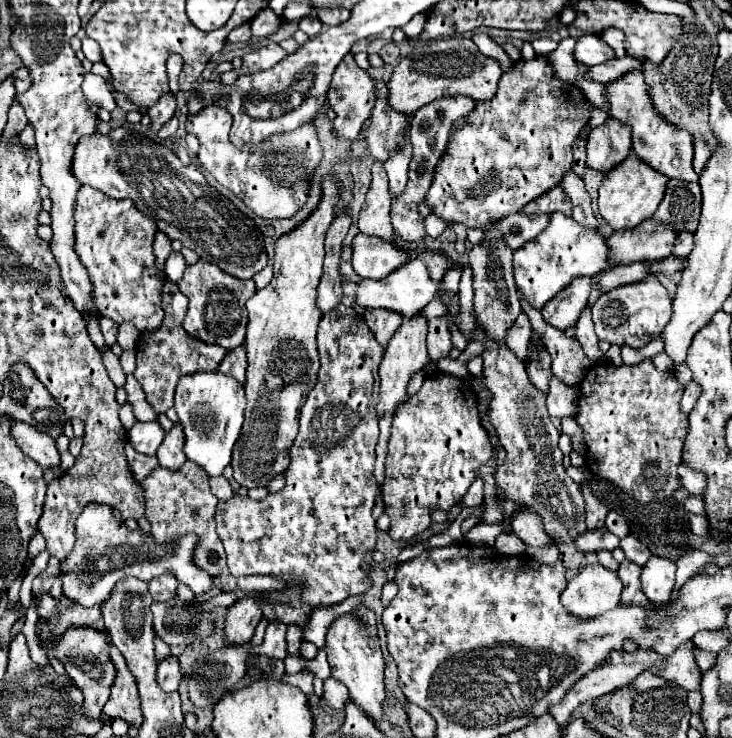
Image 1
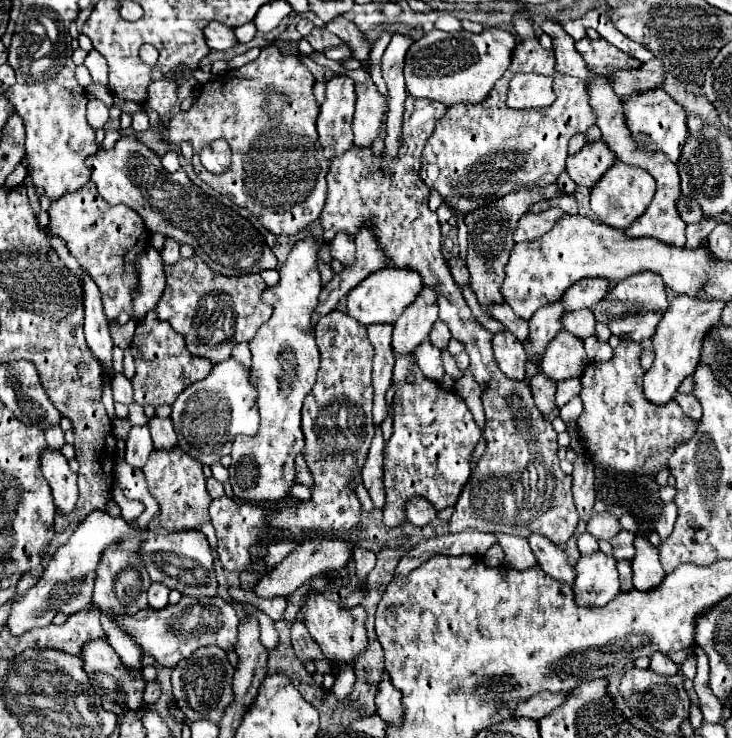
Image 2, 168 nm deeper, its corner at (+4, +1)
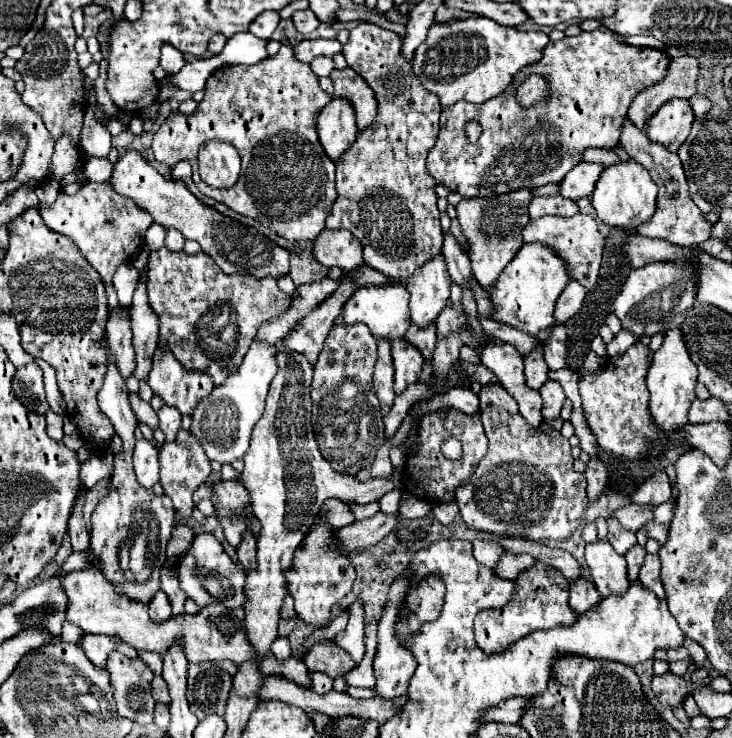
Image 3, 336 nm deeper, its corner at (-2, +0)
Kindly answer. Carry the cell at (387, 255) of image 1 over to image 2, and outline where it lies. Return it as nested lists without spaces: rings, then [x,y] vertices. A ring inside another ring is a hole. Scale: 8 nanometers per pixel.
[[[341,233],[337,235],[331,243],[331,255],[335,259],[339,259],[343,265],[349,265],[353,263],[355,259],[355,247],[353,247],[353,235],[347,235],[347,233]]]

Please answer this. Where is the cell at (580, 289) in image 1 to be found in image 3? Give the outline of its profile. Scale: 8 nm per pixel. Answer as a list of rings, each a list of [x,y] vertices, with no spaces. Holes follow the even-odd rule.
[[[535,348],[525,358],[525,384],[531,390],[539,390],[543,386],[543,380],[547,380],[547,364],[543,360],[543,348]]]

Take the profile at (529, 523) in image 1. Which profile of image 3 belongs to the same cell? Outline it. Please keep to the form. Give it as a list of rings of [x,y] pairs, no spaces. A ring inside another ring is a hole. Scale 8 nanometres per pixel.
[[[585,578],[571,584],[571,592],[569,592],[569,604],[573,608],[573,612],[577,616],[589,612],[593,606],[597,606],[601,602],[599,592],[595,590],[595,586],[591,582],[587,582]]]

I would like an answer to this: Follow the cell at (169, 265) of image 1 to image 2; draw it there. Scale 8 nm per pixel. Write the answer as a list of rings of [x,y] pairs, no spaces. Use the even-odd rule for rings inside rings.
[[[167,239],[163,251],[161,251],[161,257],[167,265],[175,265],[179,261],[179,243],[173,241],[173,239]]]

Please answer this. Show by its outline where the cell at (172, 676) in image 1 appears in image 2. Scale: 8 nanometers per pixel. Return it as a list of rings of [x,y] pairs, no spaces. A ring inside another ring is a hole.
[[[149,681],[145,685],[145,691],[143,691],[143,701],[151,705],[159,699],[159,695],[161,695],[161,683],[159,681]]]

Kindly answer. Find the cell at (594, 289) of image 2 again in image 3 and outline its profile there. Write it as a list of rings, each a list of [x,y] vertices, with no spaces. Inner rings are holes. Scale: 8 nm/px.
[[[569,282],[567,288],[563,290],[563,294],[559,296],[557,300],[557,306],[555,306],[555,312],[553,312],[553,318],[557,322],[567,322],[571,316],[575,316],[583,304],[583,298],[585,298],[587,292],[583,292],[583,286],[581,284],[573,284]]]

